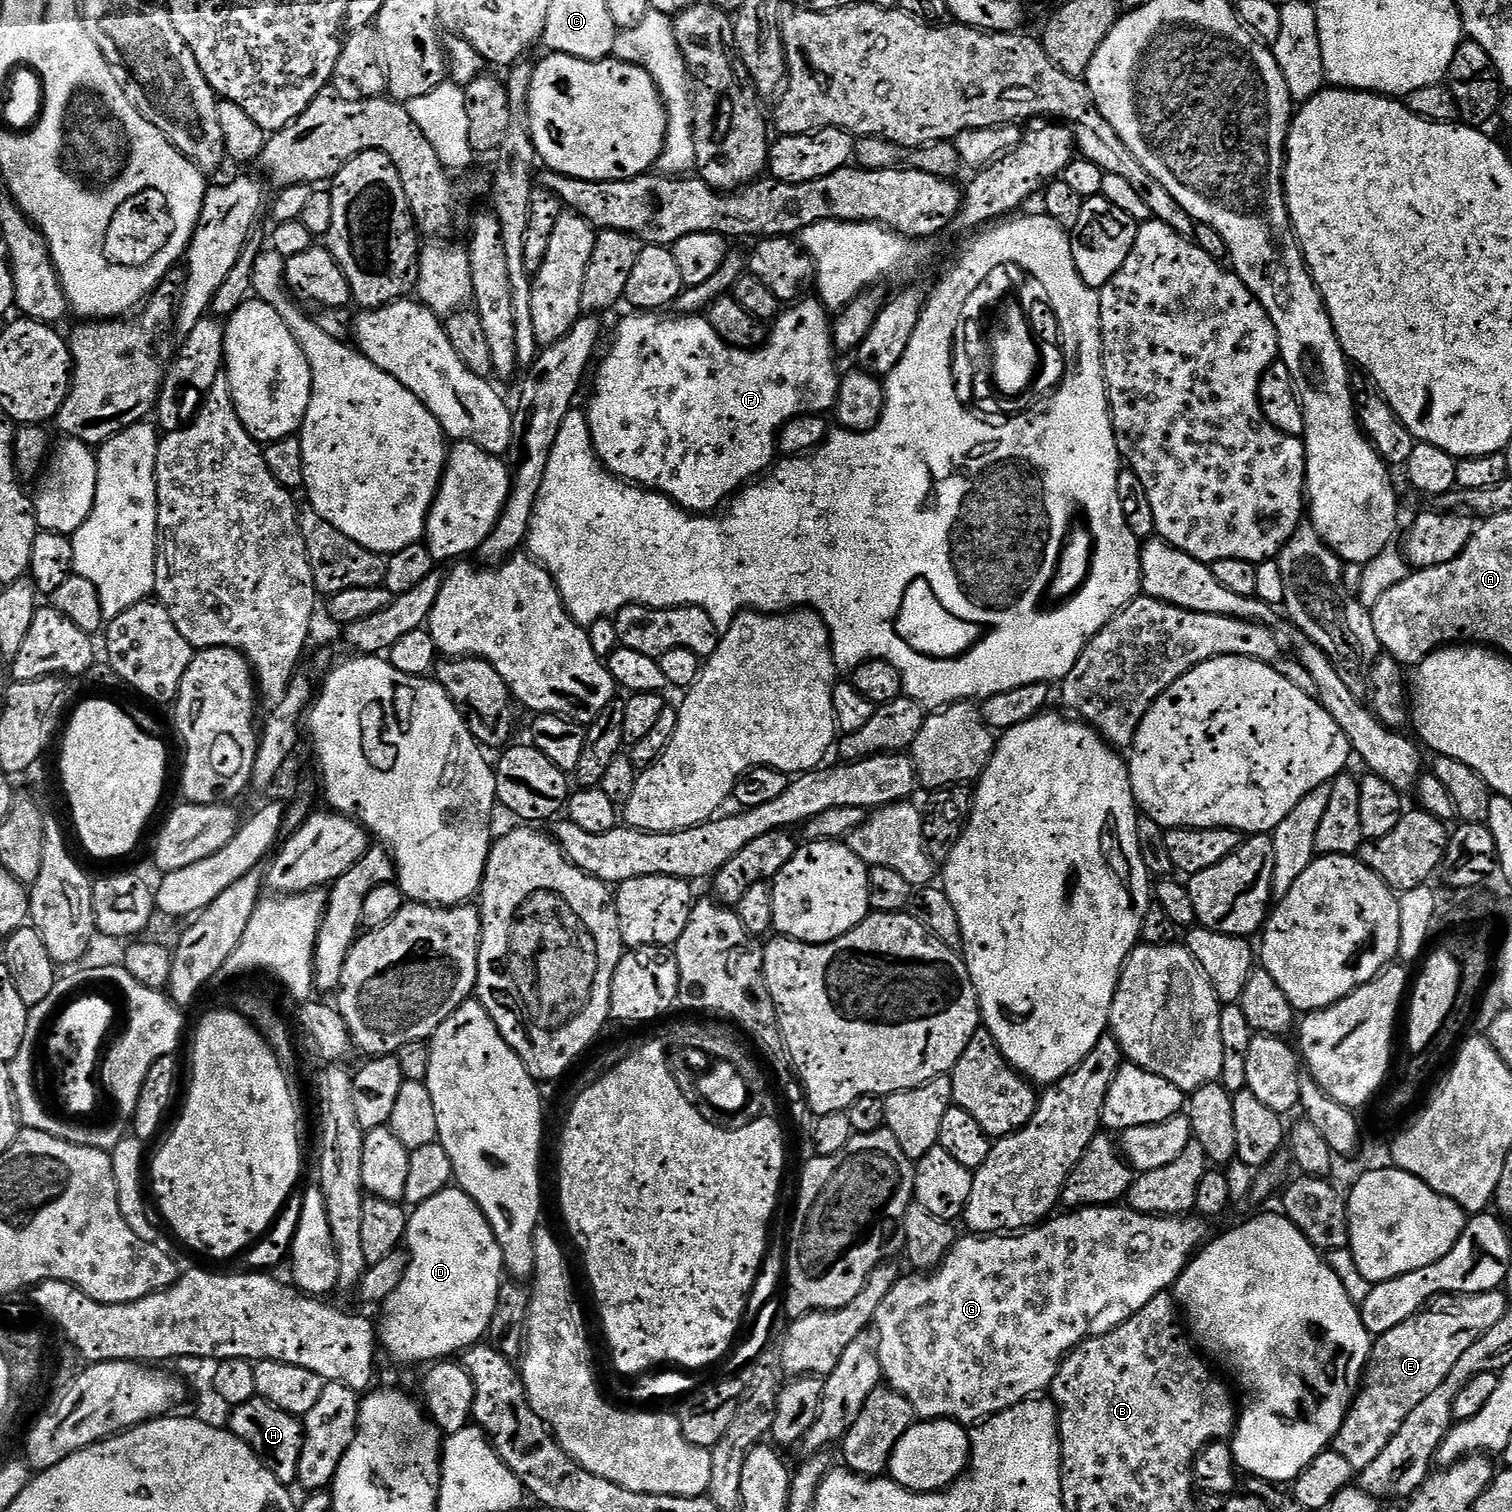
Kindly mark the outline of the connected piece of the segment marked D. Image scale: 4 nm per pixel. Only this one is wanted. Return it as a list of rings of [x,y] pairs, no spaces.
[[[450,1186],[434,1194],[434,1198],[415,1205],[408,1218],[406,1251],[409,1255],[406,1274],[382,1304],[383,1351],[385,1348],[400,1364],[427,1365],[455,1357],[455,1352],[456,1355],[463,1353],[471,1344],[481,1343],[494,1318],[494,1306],[498,1302],[498,1290],[505,1279],[506,1269],[498,1238],[480,1207],[458,1186]]]

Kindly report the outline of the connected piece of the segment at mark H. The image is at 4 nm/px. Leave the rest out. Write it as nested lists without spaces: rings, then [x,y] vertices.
[[[256,1395],[250,1402],[242,1402],[231,1409],[232,1417],[226,1421],[227,1427],[239,1440],[246,1442],[250,1450],[278,1478],[278,1482],[292,1486],[297,1483],[298,1462],[304,1445],[304,1425],[297,1417],[278,1410],[270,1402]]]

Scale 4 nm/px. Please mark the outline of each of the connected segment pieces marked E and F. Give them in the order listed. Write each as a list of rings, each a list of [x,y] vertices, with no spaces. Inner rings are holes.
[[[1503,1291],[1454,1292],[1441,1294],[1406,1322],[1375,1337],[1372,1352],[1364,1369],[1356,1398],[1348,1416],[1338,1430],[1334,1450],[1350,1462],[1354,1470],[1362,1470],[1390,1446],[1390,1438],[1398,1434],[1402,1422],[1454,1370],[1458,1358],[1510,1311],[1509,1297]]]
[[[804,298],[799,302],[793,303],[792,308],[789,310],[781,311],[780,315],[776,317],[774,323],[771,325],[768,333],[768,339],[760,345],[759,348],[735,348],[730,346],[722,338],[718,338],[718,334],[714,334],[714,330],[710,326],[710,322],[703,315],[700,314],[671,314],[672,316],[664,316],[668,314],[661,314],[656,310],[636,310],[628,316],[620,325],[616,328],[616,337],[612,340],[612,345],[608,348],[608,353],[604,356],[604,361],[600,364],[600,369],[596,372],[596,389],[592,392],[592,401],[589,402],[588,408],[586,407],[586,419],[588,422],[588,429],[592,435],[592,445],[596,448],[596,456],[603,462],[604,467],[612,473],[613,476],[619,476],[622,480],[627,480],[629,484],[634,484],[642,488],[649,489],[653,492],[663,492],[664,495],[670,497],[674,503],[680,505],[681,508],[685,508],[689,514],[712,514],[717,511],[729,498],[735,497],[736,493],[741,488],[745,487],[749,482],[755,481],[761,474],[767,473],[769,469],[773,467],[774,461],[778,456],[778,433],[784,424],[799,416],[807,416],[809,414],[828,414],[835,409],[836,395],[840,389],[840,377],[841,373],[836,372],[836,355],[838,355],[837,349],[832,342],[832,329],[834,327],[833,321],[830,319],[830,313],[823,303],[816,298]]]

